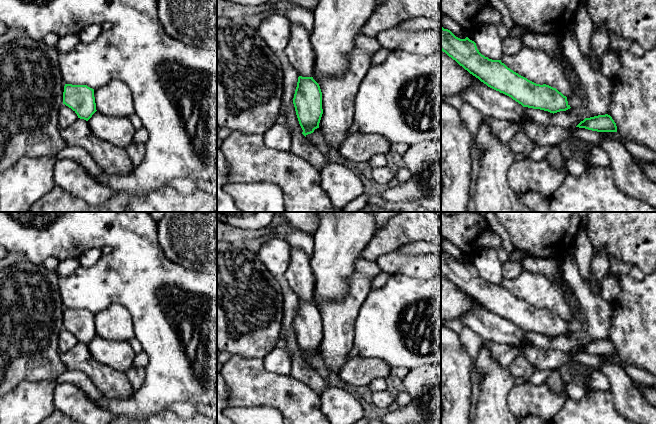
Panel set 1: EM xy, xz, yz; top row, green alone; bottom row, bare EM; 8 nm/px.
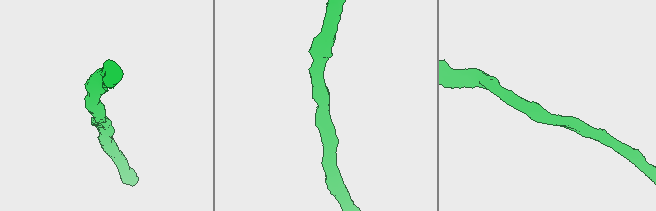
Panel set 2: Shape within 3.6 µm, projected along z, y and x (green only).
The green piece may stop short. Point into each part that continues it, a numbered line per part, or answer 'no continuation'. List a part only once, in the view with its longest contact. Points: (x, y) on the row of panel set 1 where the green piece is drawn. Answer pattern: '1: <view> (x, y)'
no continuation

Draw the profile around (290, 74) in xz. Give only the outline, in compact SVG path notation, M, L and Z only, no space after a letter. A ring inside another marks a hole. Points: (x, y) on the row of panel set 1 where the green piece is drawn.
M284 52L278 54L282 64L282 72L284 75L284 95L282 99L282 106L286 110L286 126L292 131L298 131L299 121L296 115L293 98L297 87L298 72L292 67Z

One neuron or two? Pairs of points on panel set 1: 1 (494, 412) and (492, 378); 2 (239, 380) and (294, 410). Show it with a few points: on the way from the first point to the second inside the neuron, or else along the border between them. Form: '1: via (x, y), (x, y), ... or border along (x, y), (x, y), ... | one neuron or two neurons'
1: via (493, 404), (493, 386) | one neuron
2: via (253, 385), (274, 390), (280, 396) | one neuron

